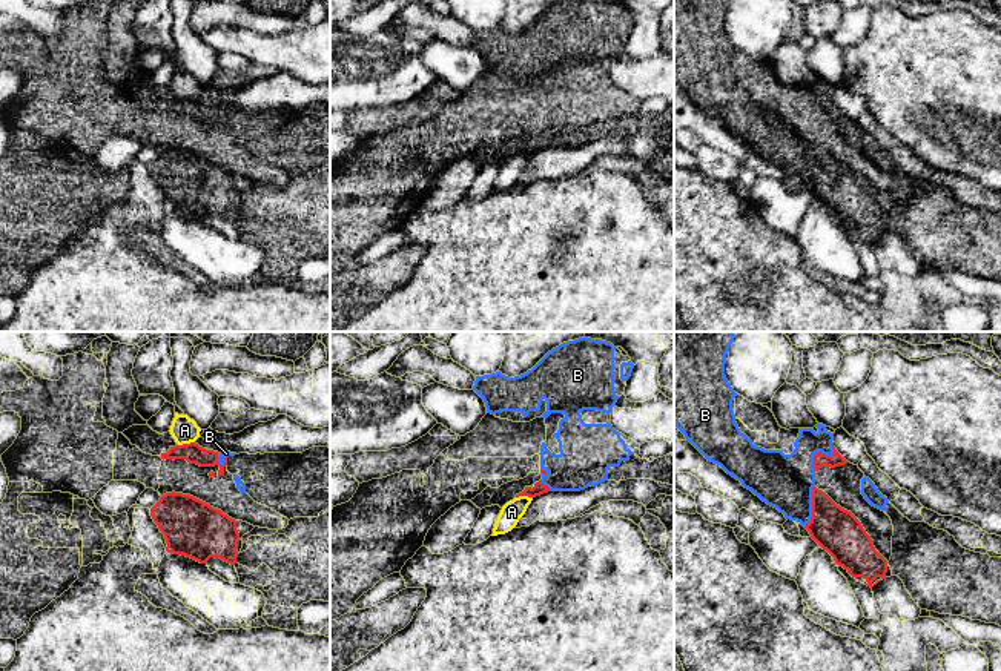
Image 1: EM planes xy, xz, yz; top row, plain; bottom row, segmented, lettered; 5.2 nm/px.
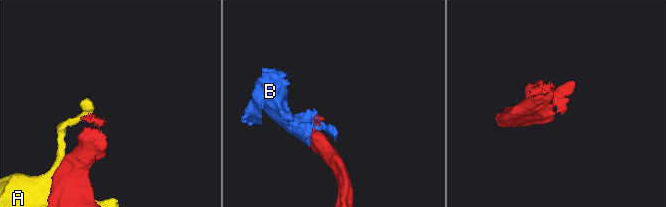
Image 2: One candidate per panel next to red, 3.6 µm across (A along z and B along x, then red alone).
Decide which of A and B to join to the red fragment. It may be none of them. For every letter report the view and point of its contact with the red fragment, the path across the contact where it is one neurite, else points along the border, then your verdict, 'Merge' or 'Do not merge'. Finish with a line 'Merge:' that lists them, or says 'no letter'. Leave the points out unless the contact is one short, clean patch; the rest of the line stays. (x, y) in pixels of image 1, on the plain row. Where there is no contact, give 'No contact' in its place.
A: Touches red at xy (186, 100). Do not merge
B: Touches red at yz (822, 109). Merge
Merge: B

